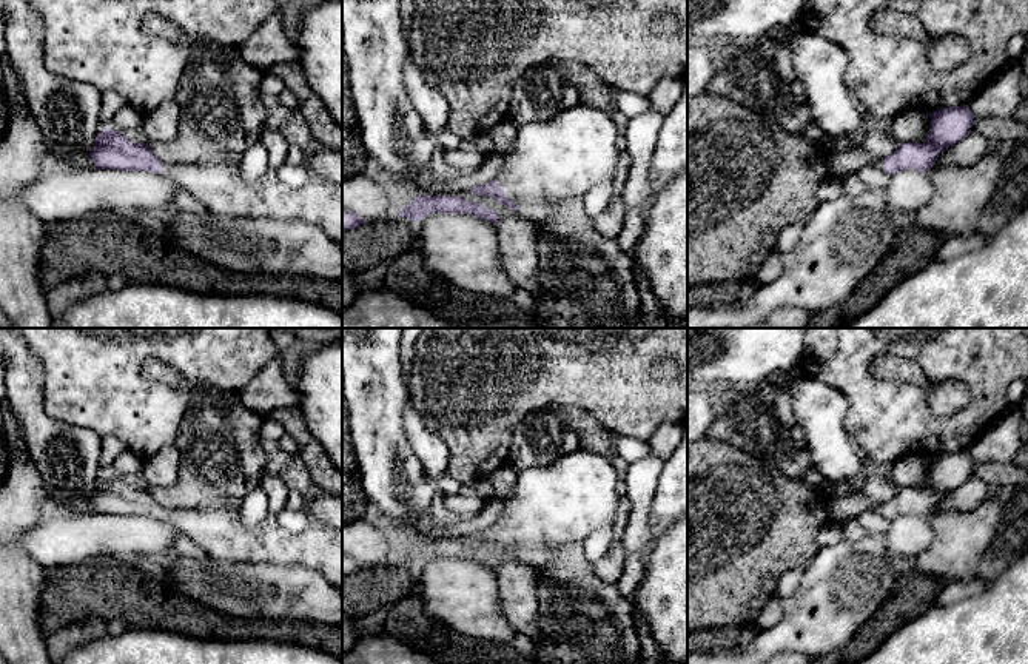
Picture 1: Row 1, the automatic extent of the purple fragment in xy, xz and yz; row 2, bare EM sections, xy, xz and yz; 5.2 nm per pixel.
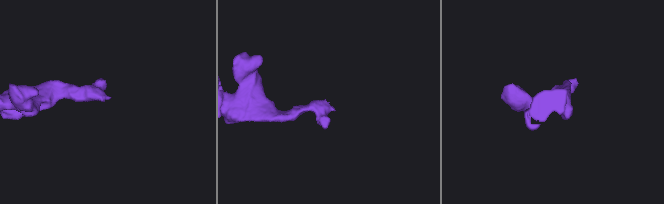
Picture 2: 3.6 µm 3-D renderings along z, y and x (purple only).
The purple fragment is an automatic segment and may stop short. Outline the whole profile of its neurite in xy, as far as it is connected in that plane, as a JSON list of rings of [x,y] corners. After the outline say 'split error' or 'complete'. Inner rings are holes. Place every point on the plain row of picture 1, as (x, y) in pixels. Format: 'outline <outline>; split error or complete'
outline [[[103,473],[89,498],[94,515],[146,516],[174,525],[210,558],[231,562],[302,565],[342,589],[342,532],[308,518],[297,532],[279,524],[254,530],[240,522],[240,504],[216,508],[166,508],[146,488]]]; split error

